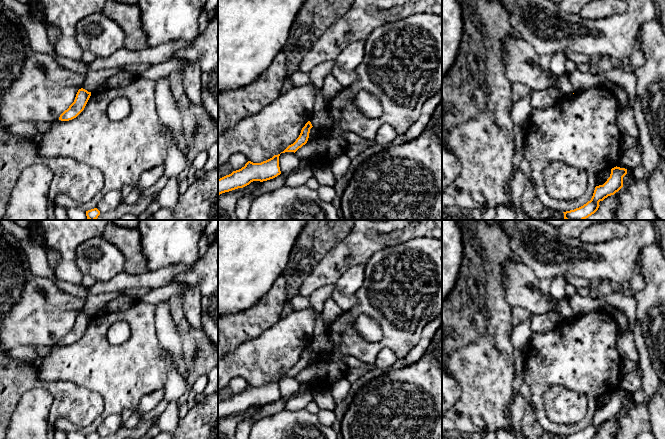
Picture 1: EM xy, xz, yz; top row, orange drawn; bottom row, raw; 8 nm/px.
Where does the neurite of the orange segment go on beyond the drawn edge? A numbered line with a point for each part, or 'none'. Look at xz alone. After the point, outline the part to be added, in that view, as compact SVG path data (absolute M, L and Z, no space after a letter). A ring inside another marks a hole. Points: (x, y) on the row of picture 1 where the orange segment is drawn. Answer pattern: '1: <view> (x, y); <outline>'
none

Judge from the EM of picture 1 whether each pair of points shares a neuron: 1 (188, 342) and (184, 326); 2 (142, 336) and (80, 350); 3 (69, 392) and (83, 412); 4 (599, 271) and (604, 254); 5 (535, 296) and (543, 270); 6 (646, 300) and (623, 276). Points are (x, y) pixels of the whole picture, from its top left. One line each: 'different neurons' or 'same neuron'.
1: same neuron
2: same neuron
3: same neuron
4: same neuron
5: different neurons
6: different neurons

